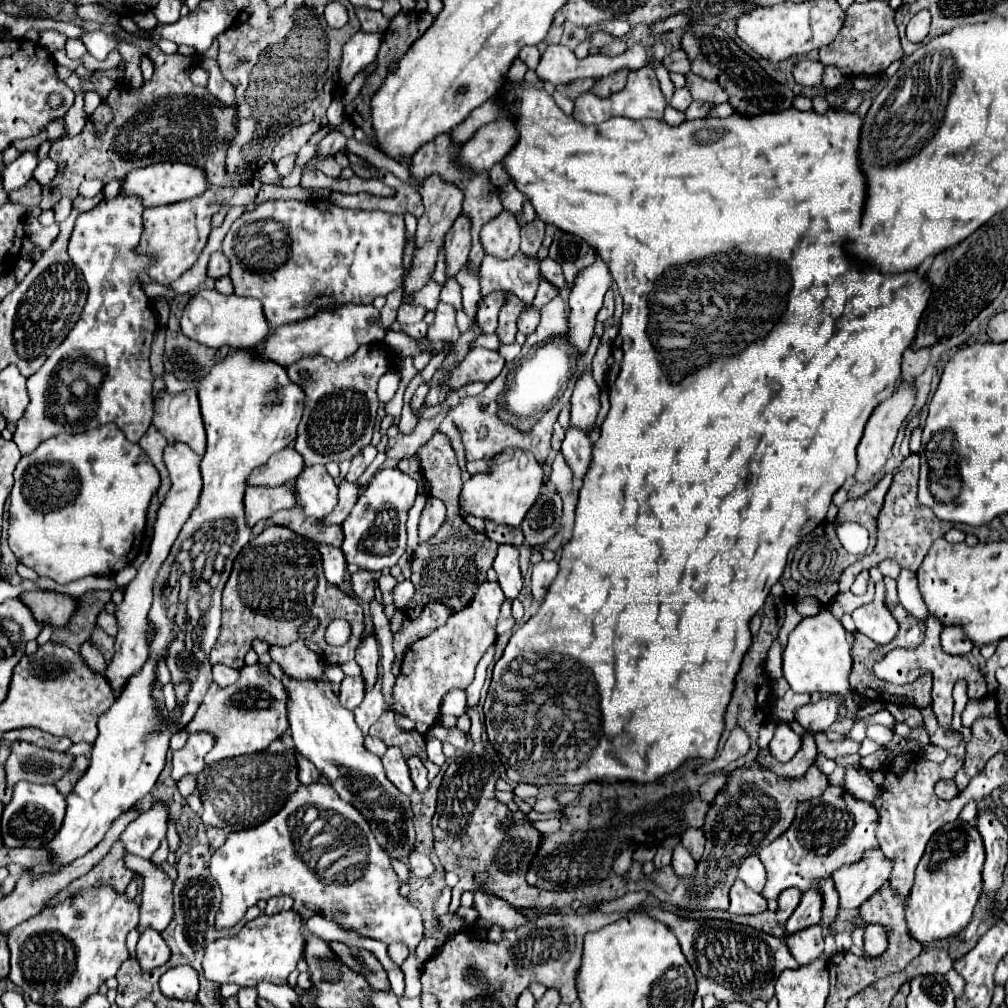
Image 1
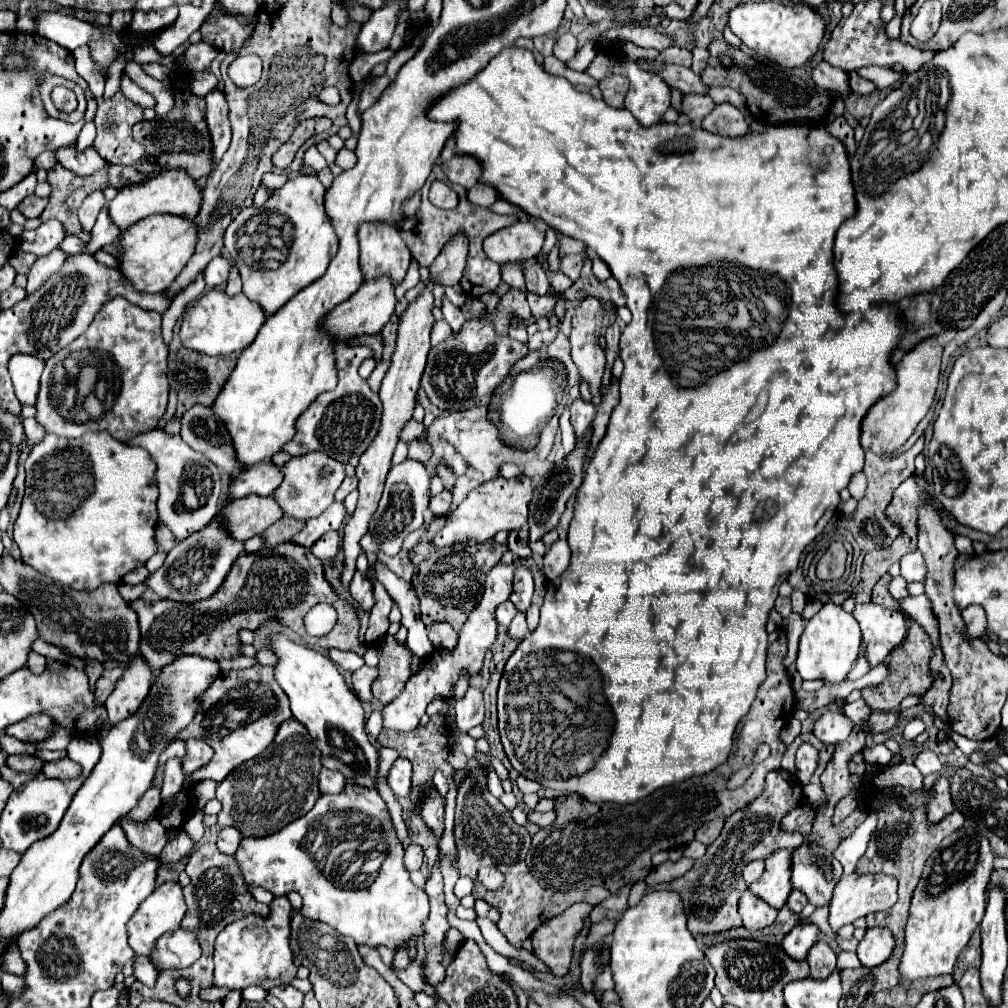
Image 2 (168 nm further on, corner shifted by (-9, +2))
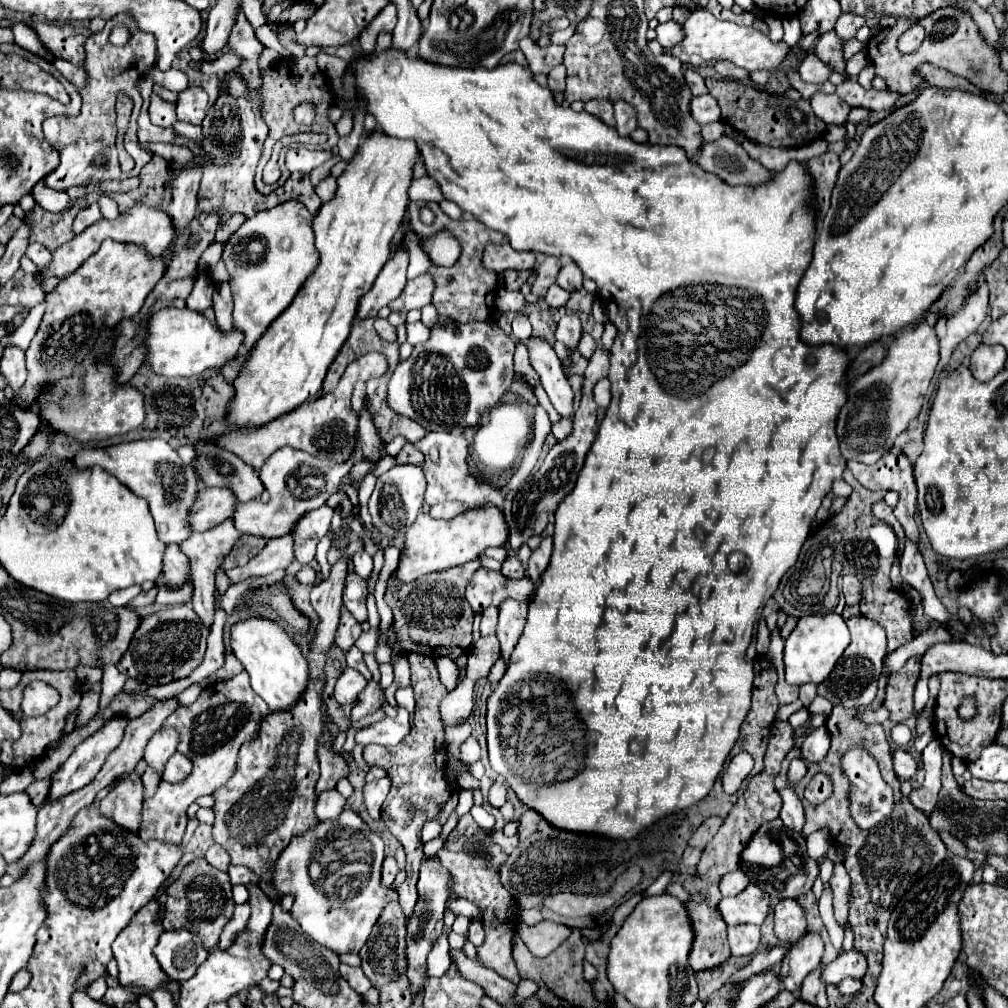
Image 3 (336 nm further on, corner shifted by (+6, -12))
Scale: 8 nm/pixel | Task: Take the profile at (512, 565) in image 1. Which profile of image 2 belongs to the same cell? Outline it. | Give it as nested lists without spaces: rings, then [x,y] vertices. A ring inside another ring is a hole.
[[[519,566],[515,572],[515,582],[513,582],[513,594],[511,602],[517,606],[519,612],[527,612],[533,596],[533,576],[527,568]]]

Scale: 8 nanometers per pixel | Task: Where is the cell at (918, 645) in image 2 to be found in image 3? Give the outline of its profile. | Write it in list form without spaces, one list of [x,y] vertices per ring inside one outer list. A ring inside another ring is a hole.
[[[910,660],[908,672],[892,674],[888,678],[884,706],[888,708],[890,722],[894,722],[894,724],[904,722],[906,718],[914,716],[912,696],[914,696],[914,686],[916,686],[916,680],[918,680],[918,670],[920,670],[920,662],[916,664],[914,660]]]

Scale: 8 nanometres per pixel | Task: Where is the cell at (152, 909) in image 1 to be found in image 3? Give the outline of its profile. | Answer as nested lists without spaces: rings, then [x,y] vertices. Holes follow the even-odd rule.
[[[152,898],[152,902],[148,902],[146,906],[142,906],[132,922],[116,936],[114,944],[112,944],[112,952],[114,952],[114,958],[118,962],[118,970],[120,970],[120,984],[126,986],[126,984],[136,984],[136,986],[146,986],[150,990],[158,988],[164,980],[164,972],[160,970],[160,964],[156,962],[154,954],[152,954],[152,948],[156,946],[160,934],[164,932],[164,926],[162,926],[162,920],[160,920],[160,900],[158,898]]]

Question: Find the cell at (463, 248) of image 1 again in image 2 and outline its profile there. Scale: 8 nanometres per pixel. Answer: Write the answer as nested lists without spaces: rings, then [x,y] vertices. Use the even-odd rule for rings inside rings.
[[[455,236],[441,252],[441,256],[429,266],[429,278],[435,284],[441,286],[455,286],[459,284],[465,262],[467,262],[467,238],[465,236]]]

